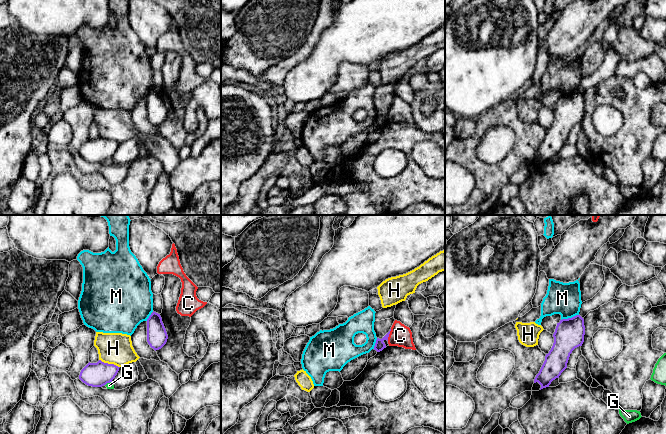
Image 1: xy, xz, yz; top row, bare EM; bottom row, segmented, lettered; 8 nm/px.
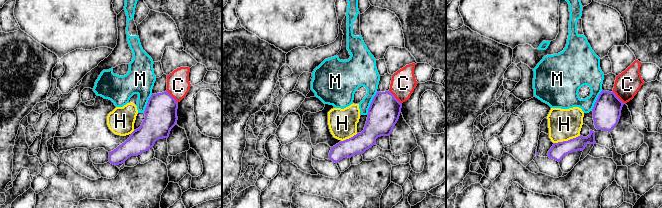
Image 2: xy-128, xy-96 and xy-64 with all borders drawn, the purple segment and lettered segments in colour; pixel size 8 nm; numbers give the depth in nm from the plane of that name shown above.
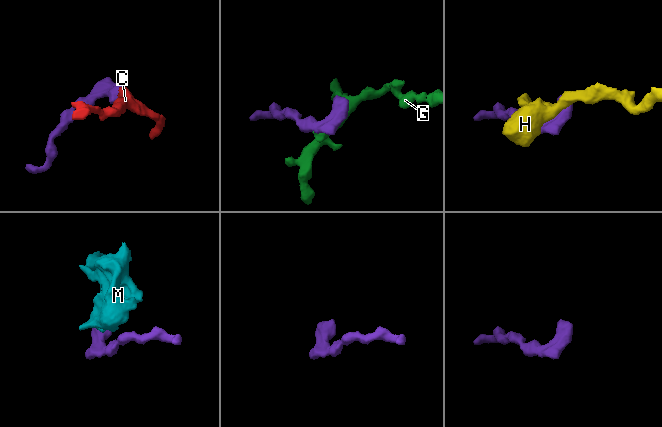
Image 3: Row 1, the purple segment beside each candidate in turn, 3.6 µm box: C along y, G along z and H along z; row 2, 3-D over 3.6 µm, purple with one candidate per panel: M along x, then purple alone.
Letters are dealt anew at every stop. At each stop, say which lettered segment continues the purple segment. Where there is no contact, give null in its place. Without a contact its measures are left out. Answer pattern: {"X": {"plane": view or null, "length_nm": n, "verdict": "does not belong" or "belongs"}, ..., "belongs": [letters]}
{"C": {"plane": "xz", "length_nm": 100, "verdict": "does not belong"}, "G": {"plane": "xy", "length_nm": 70, "verdict": "does not belong"}, "H": {"plane": "xy", "length_nm": 180, "verdict": "does not belong"}, "M": {"plane": "yz", "length_nm": 150, "verdict": "does not belong"}, "belongs": []}

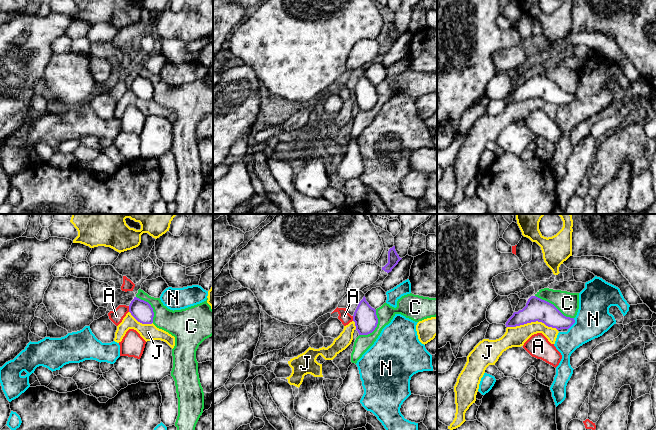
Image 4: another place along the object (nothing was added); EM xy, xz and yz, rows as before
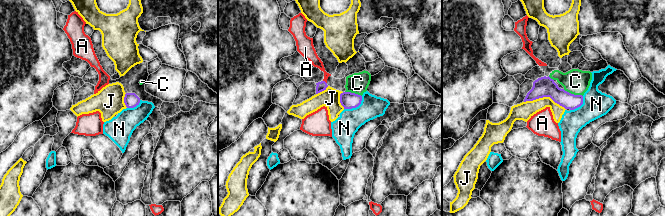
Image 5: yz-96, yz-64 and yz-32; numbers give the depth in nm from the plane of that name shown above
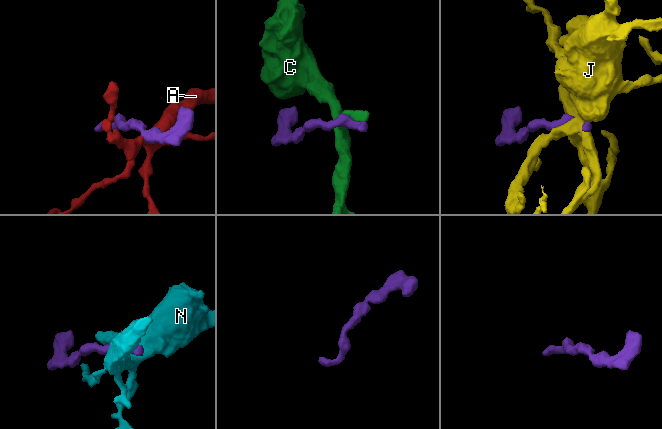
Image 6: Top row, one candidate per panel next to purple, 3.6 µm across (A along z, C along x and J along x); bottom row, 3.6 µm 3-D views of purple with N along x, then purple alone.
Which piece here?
{"A": {"plane": "xy", "length_nm": 50, "verdict": "does not belong"}, "C": {"plane": "yz", "length_nm": 360, "verdict": "does not belong"}, "J": {"plane": "yz", "length_nm": 400, "verdict": "does not belong"}, "N": {"plane": "yz", "length_nm": 110, "verdict": "does not belong"}, "belongs": []}

